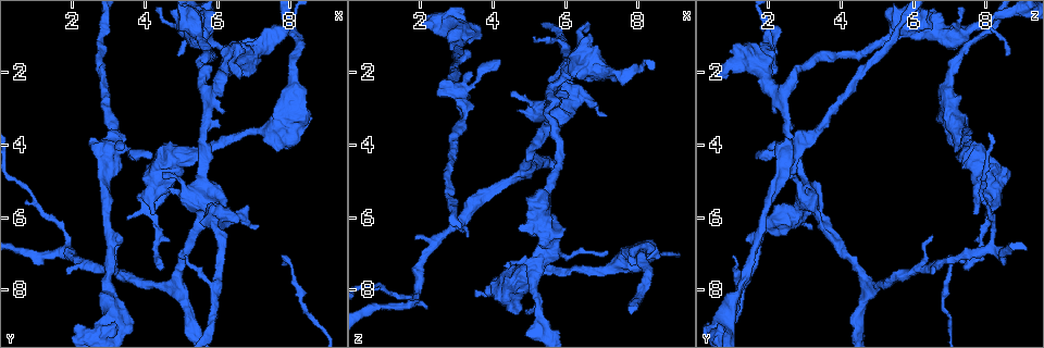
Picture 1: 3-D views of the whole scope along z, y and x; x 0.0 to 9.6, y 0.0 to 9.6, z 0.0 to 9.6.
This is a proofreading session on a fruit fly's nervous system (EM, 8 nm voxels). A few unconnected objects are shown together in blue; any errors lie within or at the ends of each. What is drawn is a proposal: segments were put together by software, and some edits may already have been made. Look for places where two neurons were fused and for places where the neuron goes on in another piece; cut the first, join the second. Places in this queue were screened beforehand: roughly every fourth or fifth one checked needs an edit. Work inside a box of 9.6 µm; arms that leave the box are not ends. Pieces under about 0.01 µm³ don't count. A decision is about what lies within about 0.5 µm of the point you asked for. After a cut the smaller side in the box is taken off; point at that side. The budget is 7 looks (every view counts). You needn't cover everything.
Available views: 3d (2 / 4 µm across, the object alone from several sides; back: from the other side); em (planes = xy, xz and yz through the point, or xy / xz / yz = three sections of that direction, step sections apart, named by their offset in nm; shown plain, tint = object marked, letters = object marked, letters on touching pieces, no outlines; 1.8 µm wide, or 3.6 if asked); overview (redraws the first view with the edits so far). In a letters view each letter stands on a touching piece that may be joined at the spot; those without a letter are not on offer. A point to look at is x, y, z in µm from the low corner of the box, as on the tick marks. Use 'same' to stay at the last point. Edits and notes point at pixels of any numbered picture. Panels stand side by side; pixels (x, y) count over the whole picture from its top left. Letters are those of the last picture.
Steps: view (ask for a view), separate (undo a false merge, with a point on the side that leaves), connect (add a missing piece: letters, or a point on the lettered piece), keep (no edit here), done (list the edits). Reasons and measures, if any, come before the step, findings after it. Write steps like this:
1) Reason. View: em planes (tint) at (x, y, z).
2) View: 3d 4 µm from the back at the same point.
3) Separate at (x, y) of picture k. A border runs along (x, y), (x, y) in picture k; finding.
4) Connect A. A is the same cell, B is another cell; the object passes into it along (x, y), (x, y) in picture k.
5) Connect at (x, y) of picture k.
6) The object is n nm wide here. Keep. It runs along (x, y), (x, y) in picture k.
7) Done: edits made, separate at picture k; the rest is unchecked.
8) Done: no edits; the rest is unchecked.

Free end. View: em planes (letters) at (4.15, 4.30, 1.65).

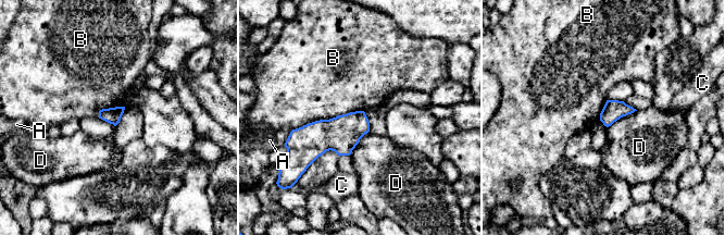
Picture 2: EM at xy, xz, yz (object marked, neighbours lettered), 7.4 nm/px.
The longest contact is with B, 550 nm. Keep. A, B, C and D are other cells; a border runs along (363, 110), (315, 120), (291, 131) in picture 2; none of them fits.

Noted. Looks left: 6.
View: 3d 2 µm at (6.25, 3.15, 2.15).

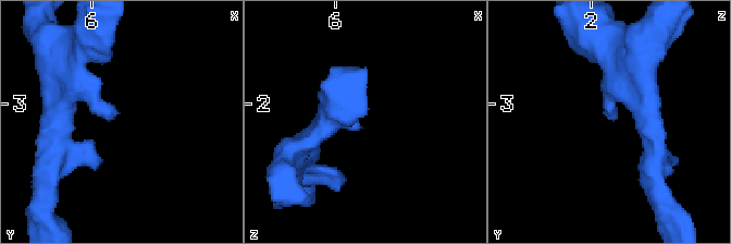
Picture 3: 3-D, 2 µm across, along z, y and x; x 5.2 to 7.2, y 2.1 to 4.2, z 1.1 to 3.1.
Shape alone is not enough. View: em yz step 16 (tint) at (6.20, 3.10, 2.18).

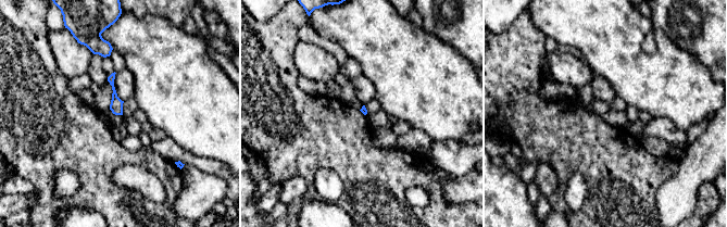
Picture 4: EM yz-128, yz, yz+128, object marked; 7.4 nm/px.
View: em planes (letters) at the same point.

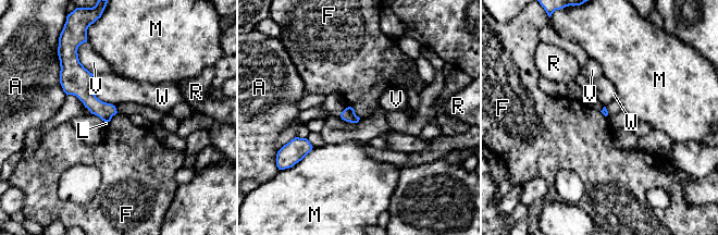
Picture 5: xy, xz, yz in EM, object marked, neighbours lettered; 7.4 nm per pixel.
Keep. A, F, L, M, R, V and W are other cells; a border runs along (349, 106), (360, 119) in picture 5; no lettered piece goes on from it.

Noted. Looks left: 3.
Thick turns thin. View: 3d 4 µm at (6.50, 1.50, 1.60).

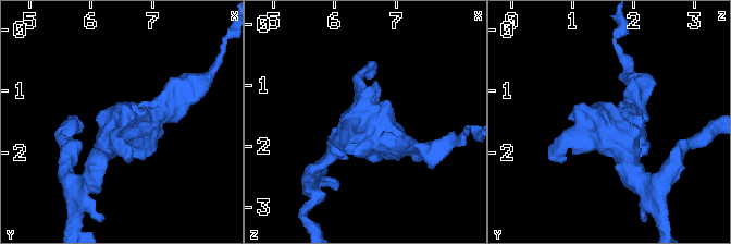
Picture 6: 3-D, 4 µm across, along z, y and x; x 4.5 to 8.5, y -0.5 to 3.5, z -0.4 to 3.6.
Need the tissue. View: em 3.6 µm xy step 16 (tint) at (6.55, 1.55, 1.60).

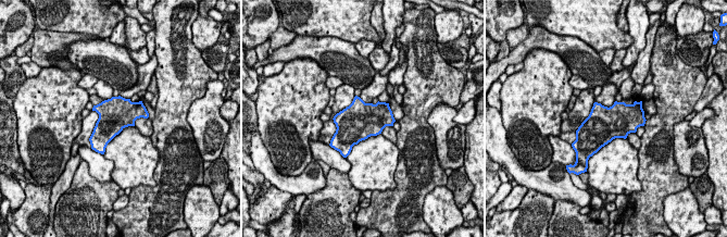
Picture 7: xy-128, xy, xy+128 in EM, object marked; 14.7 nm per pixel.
Cut it another way. View: em 3.6 µm planes (letters) at the same point.

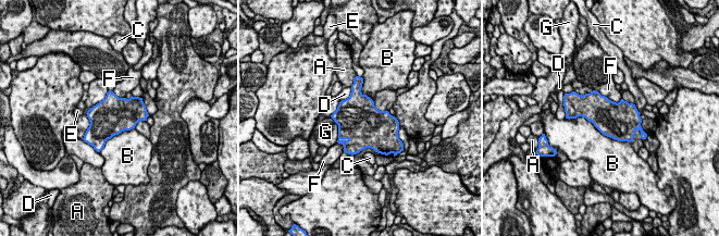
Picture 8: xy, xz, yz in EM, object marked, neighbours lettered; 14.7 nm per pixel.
The object is 500 nm wide here. Keep. A, B, C, D, E, F and G are other cells; a border runs along (567, 118), (630, 143) in picture 8; one neuron here.

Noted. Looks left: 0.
Done: no edits; the rest is unchecked.

